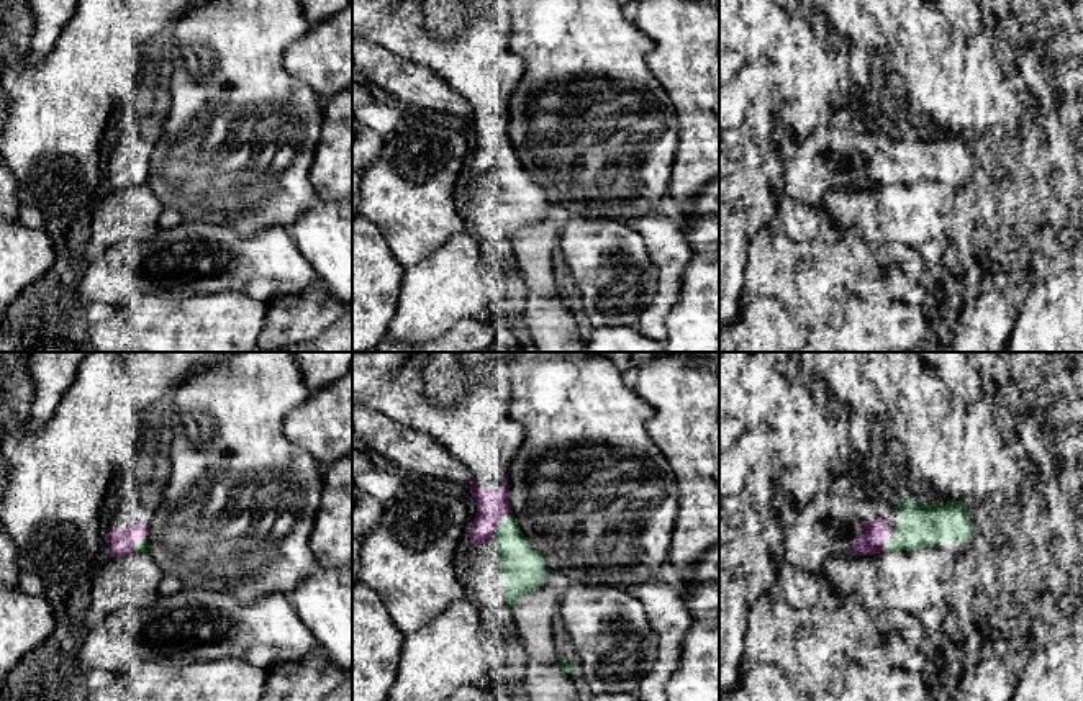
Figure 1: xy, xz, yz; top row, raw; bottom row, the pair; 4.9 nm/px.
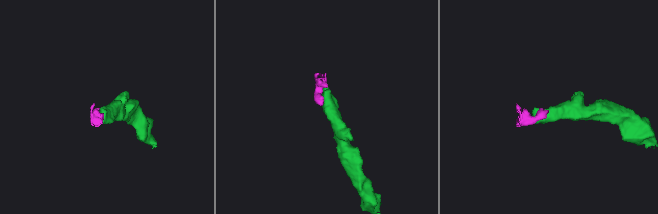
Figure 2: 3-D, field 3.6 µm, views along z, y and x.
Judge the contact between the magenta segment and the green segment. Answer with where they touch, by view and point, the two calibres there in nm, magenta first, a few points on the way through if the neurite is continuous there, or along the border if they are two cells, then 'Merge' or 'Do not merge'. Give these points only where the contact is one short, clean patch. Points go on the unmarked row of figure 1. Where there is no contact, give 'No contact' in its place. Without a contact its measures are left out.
Touches magenta at xz (498, 154). Thickness 160 nm (magenta) against 200 nm. Merge

